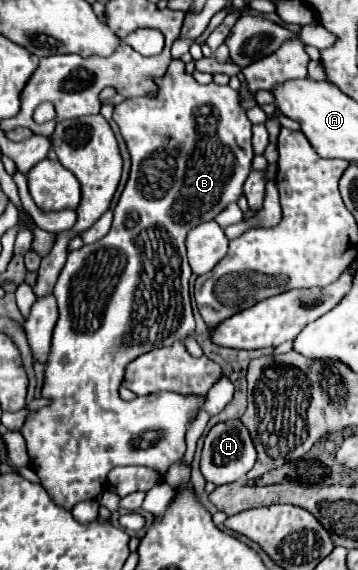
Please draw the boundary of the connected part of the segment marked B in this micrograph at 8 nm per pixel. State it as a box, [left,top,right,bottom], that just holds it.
[19,60,253,512]

